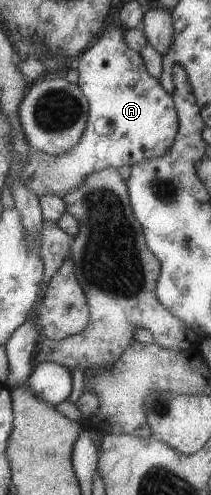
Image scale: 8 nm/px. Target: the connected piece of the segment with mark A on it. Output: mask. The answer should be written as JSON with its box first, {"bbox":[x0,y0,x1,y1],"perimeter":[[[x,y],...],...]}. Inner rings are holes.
{"bbox":[19,28,178,198],"perimeter":[[[122,28],[102,30],[94,42],[71,63],[77,70],[77,85],[89,101],[88,118],[84,134],[78,139],[77,146],[64,154],[52,156],[42,151],[36,151],[34,154],[28,152],[29,155],[19,170],[19,178],[22,184],[38,198],[42,195],[56,195],[62,198],[78,188],[78,185],[82,184],[83,178],[93,174],[94,171],[106,167],[116,169],[123,164],[131,167],[134,163],[140,163],[142,159],[152,159],[164,155],[172,146],[178,128],[178,116],[176,106],[173,104],[173,95],[165,91],[160,80],[148,74],[140,53],[128,48],[123,41],[123,36]]]}

